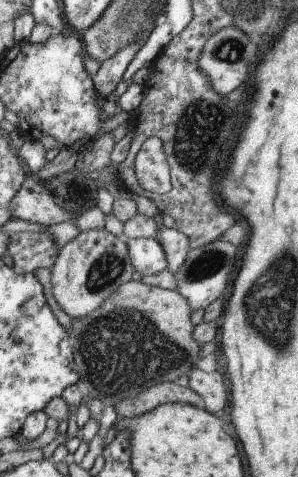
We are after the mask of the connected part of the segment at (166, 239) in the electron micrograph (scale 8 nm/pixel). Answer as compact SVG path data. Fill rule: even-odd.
M157 214L152 219L157 224L155 240L161 246L163 254L165 254L166 268L169 272L177 272L177 268L183 264L183 260L185 260L185 256L187 256L187 252L190 250L187 237L183 236L183 233L175 228L163 226L161 215Z

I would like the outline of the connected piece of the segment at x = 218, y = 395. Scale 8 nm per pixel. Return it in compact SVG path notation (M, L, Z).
M193 366L187 378L188 387L200 398L201 407L209 414L219 415L227 404L227 390L221 374L217 371L206 373Z

